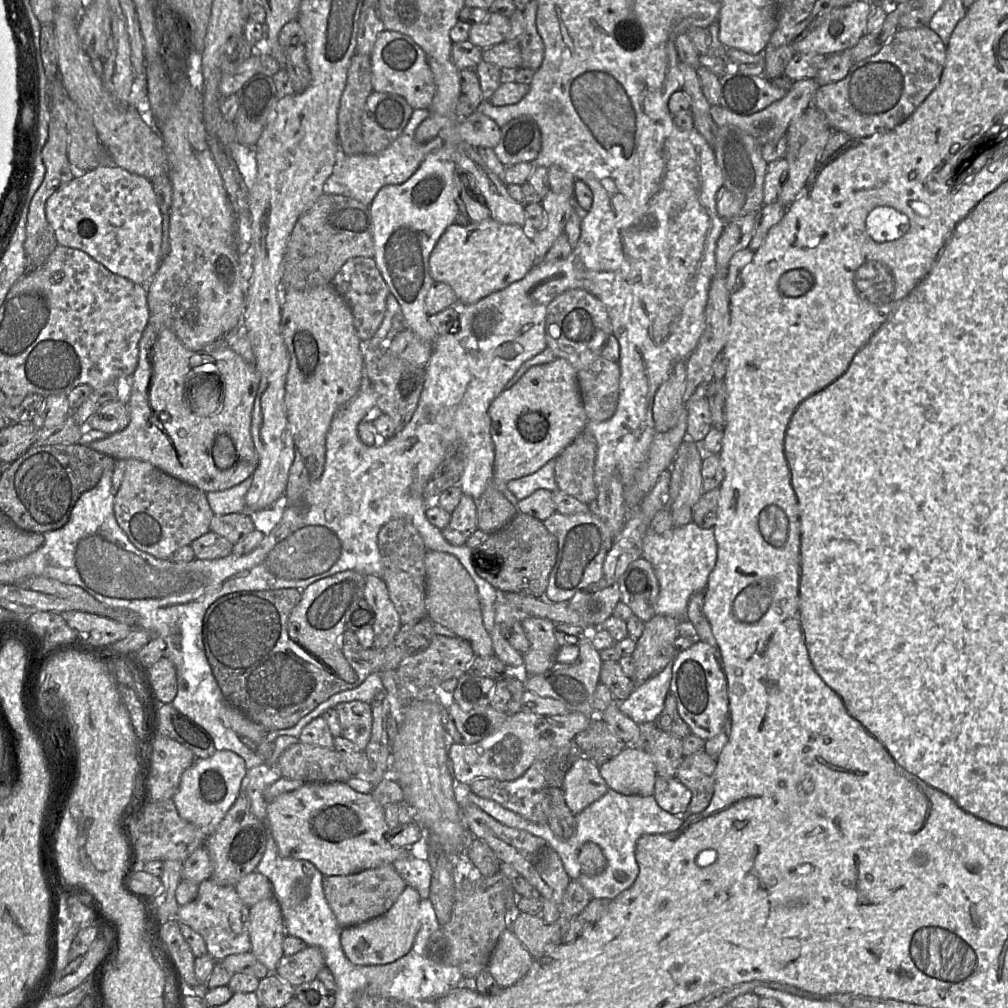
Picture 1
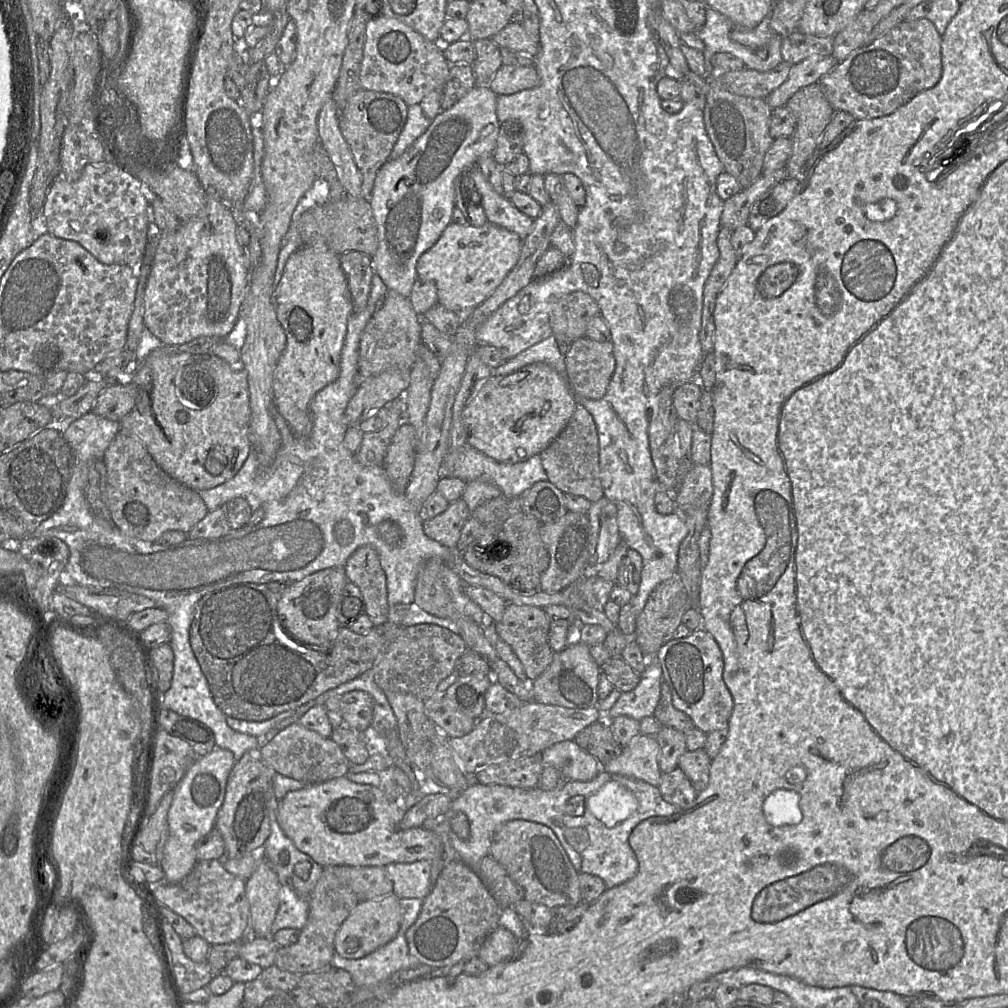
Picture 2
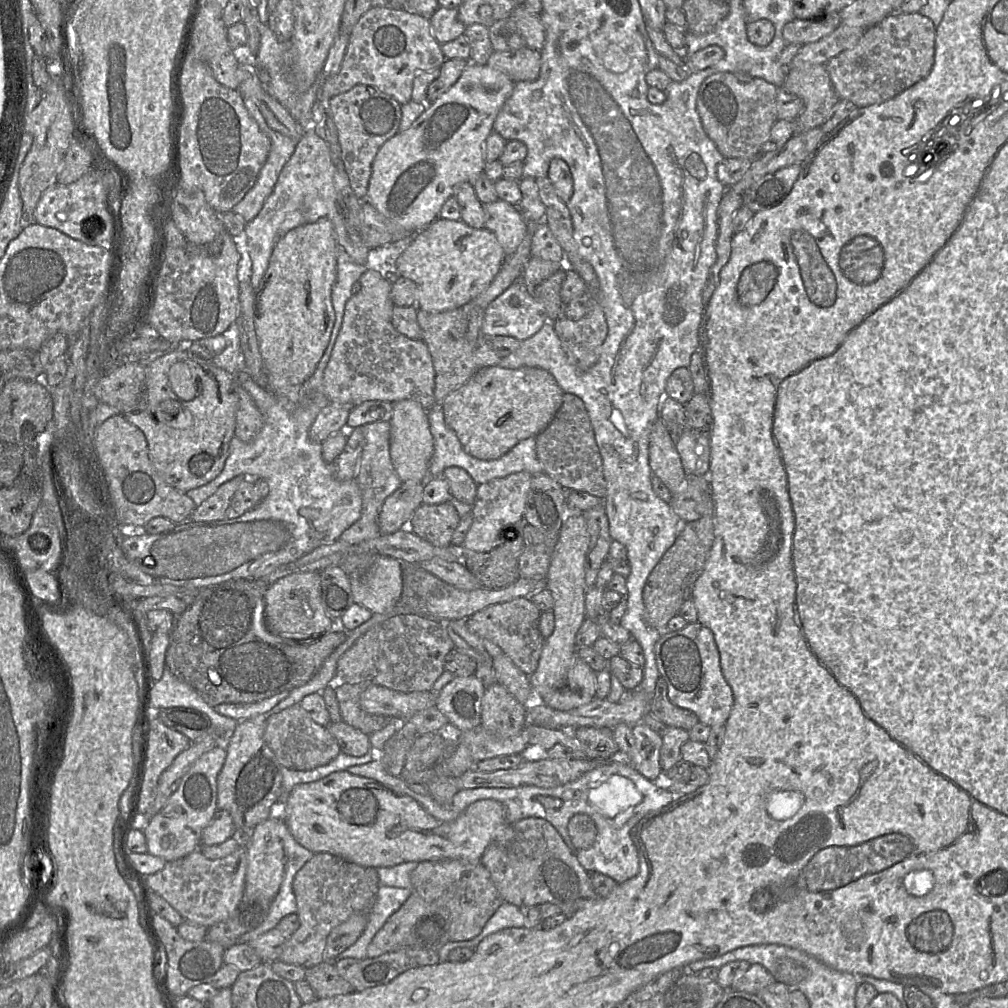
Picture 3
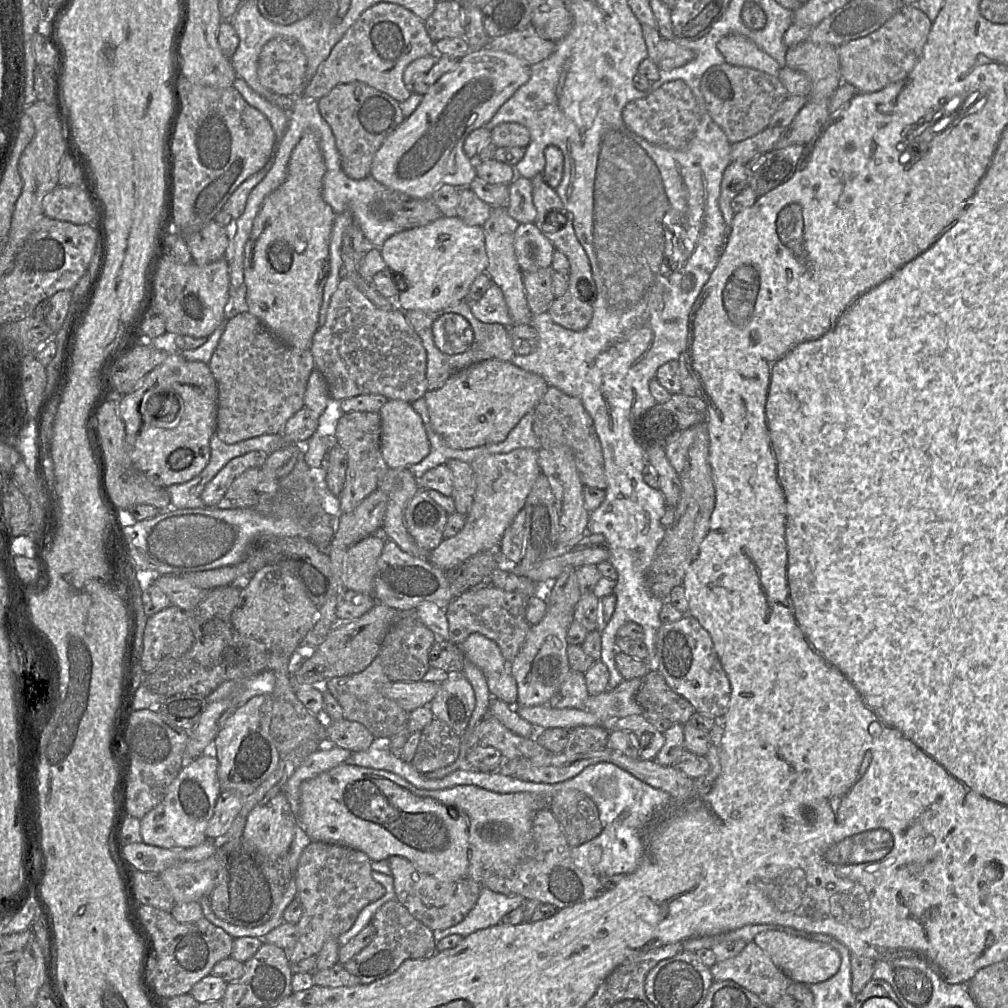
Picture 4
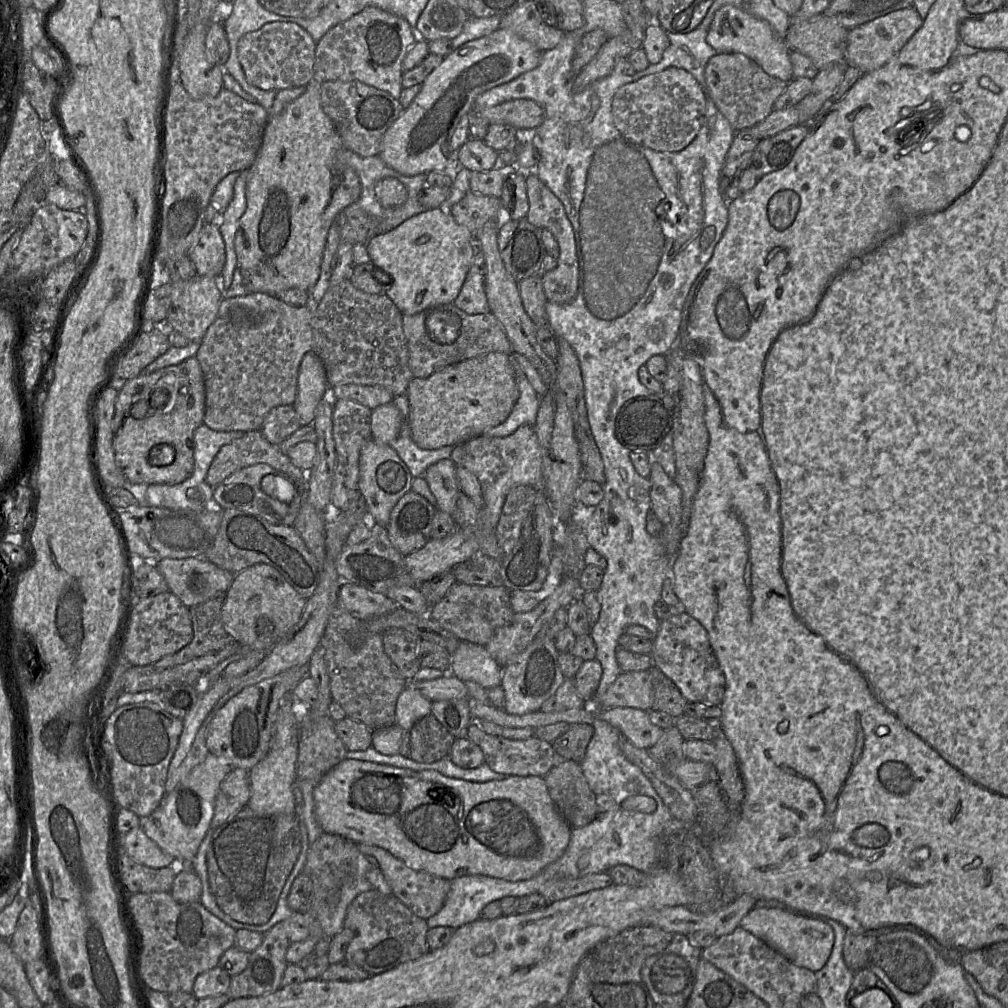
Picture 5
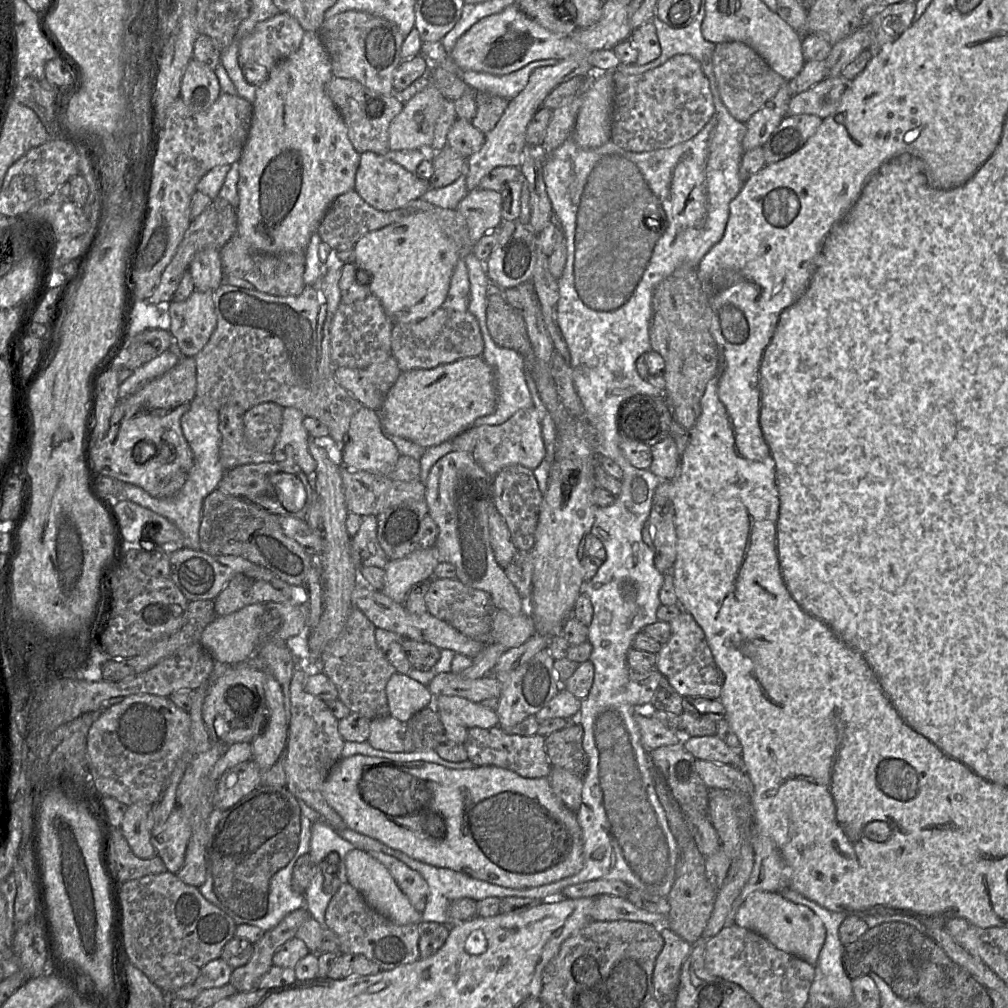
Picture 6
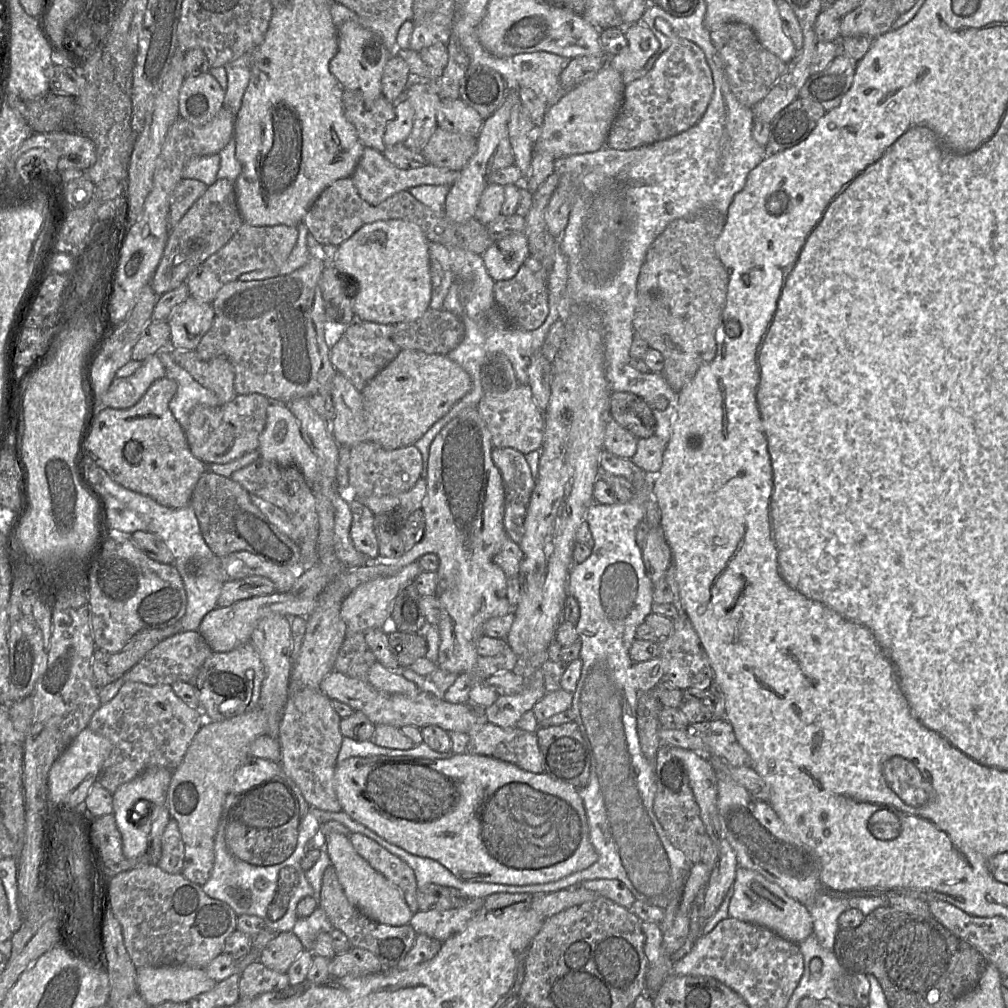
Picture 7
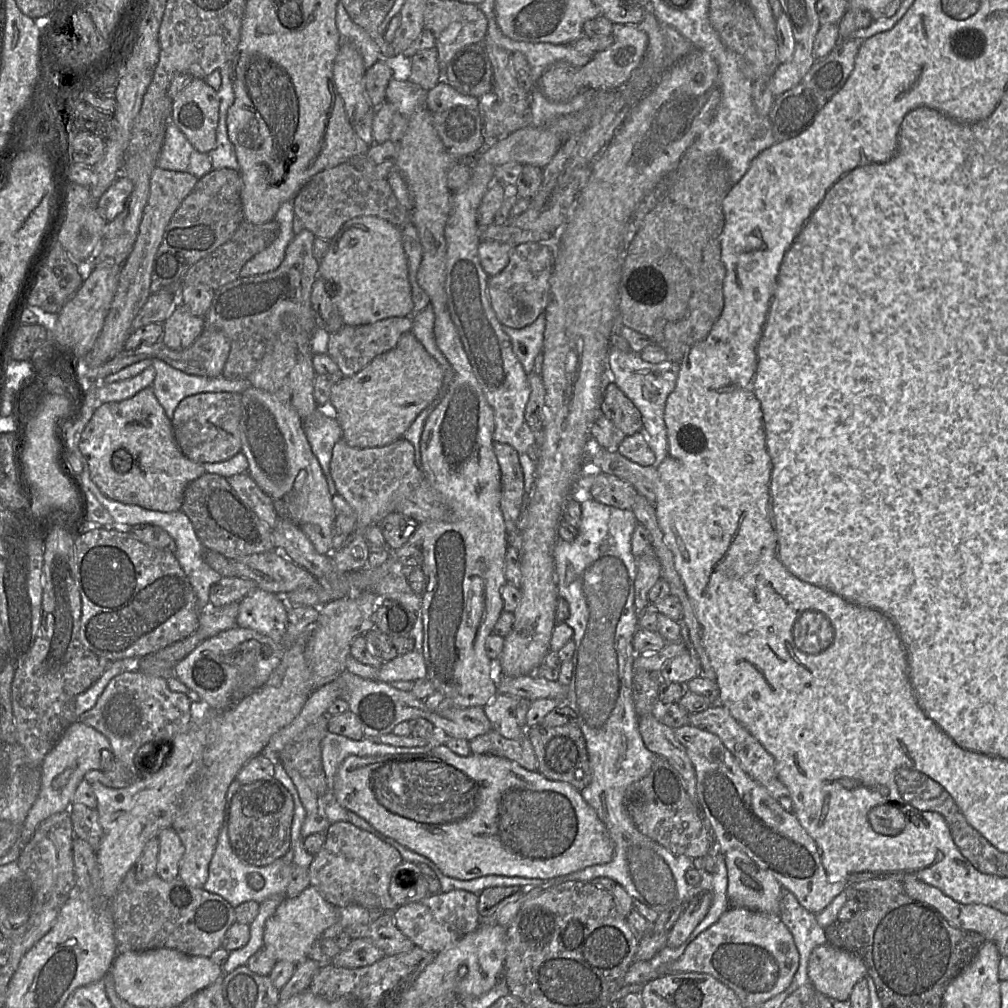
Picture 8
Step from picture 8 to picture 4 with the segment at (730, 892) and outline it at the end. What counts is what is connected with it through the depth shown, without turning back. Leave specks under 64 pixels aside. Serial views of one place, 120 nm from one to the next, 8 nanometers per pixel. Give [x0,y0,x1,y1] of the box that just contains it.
[754,930,840,985]

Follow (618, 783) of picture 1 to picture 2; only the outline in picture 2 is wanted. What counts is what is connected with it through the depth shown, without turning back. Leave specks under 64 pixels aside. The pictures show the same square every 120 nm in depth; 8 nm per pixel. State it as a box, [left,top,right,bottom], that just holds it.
[602,733,662,786]

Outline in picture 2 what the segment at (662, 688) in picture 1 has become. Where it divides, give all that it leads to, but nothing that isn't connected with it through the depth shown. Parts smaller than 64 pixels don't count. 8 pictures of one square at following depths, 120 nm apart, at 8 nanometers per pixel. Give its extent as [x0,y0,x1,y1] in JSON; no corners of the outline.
[598,659,663,722]

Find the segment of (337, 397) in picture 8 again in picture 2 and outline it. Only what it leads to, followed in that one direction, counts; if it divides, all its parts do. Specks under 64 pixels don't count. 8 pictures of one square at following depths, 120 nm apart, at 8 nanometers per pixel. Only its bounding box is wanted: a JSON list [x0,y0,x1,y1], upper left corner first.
[463,363,577,464]

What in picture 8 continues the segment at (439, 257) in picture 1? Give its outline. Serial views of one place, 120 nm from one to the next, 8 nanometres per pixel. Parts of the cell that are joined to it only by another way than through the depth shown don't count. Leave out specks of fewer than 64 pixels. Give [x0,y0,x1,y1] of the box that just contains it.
[318,216,413,325]

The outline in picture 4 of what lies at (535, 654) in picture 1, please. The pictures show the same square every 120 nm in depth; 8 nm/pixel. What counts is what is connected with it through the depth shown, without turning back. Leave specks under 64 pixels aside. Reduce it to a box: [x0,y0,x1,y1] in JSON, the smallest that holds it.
[444,584,531,664]

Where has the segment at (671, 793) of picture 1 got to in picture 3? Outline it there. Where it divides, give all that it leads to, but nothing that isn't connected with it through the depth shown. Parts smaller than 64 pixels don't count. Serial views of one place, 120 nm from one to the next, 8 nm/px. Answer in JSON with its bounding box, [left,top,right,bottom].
[659,760,709,796]

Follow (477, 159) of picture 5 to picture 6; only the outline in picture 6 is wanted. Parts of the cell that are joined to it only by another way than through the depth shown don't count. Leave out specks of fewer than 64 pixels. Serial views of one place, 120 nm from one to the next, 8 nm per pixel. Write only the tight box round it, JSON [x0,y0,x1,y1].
[447,118,484,159]

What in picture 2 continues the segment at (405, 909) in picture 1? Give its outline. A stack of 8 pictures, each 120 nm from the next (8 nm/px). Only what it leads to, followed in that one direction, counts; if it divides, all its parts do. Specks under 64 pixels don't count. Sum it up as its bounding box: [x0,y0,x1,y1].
[334,894,402,959]

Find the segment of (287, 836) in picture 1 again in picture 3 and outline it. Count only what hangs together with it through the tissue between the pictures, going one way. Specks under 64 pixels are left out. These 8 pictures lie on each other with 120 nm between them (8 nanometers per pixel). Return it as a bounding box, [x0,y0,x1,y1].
[278,771,514,868]

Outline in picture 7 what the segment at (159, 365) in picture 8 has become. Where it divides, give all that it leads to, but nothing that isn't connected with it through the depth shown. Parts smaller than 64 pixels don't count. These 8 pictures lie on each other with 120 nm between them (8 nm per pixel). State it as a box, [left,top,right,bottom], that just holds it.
[158,345,220,430]

